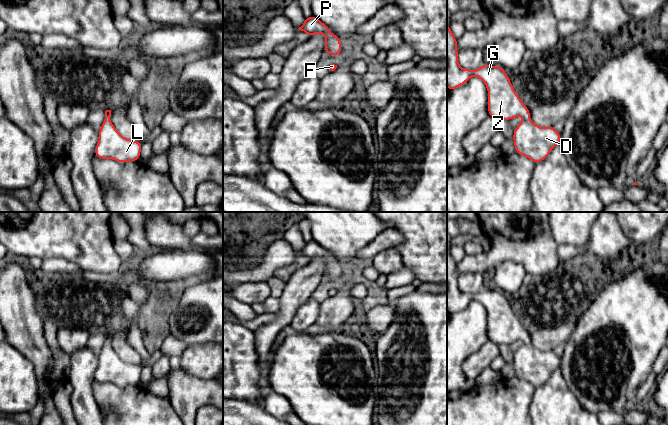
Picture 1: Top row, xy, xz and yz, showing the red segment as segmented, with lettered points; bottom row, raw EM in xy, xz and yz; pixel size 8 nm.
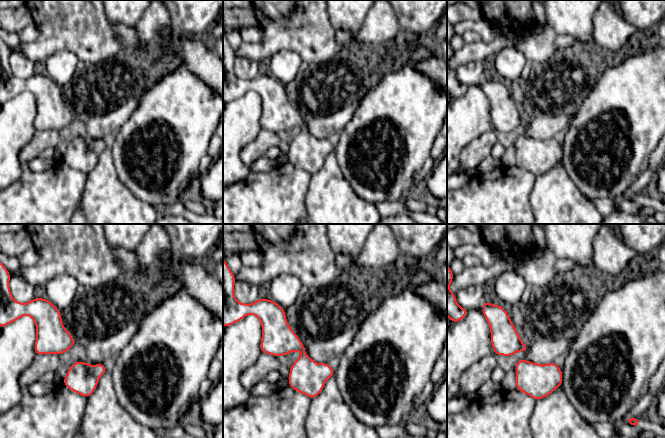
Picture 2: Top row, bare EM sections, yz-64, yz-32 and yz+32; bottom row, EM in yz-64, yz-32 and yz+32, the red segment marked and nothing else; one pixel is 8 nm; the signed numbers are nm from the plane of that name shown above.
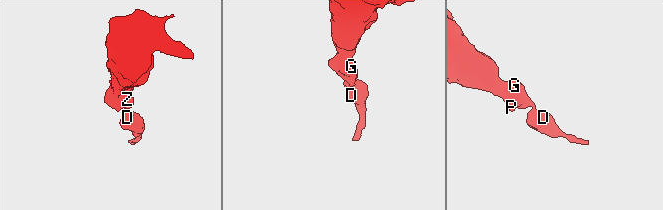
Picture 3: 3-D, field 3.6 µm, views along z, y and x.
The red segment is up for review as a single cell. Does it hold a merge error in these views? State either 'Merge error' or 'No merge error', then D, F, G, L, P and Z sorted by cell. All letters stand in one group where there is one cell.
No merge error. Groups: D F G L P Z

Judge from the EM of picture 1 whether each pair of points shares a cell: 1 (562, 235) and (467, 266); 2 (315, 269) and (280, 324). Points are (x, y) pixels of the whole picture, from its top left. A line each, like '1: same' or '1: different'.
1: different
2: same

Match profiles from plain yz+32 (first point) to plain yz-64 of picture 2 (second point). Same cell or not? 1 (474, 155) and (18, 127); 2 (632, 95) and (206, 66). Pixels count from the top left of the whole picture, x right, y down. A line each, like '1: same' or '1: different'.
1: different
2: different

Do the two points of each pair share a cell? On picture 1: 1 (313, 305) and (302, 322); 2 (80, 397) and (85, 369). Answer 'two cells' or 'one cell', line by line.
1: one cell
2: one cell

